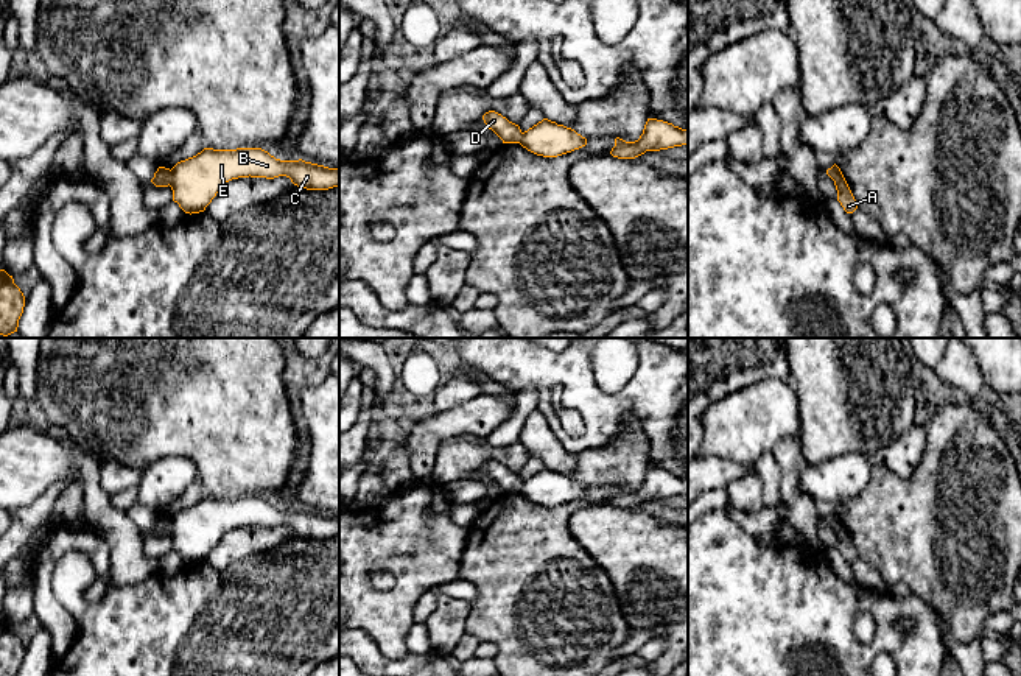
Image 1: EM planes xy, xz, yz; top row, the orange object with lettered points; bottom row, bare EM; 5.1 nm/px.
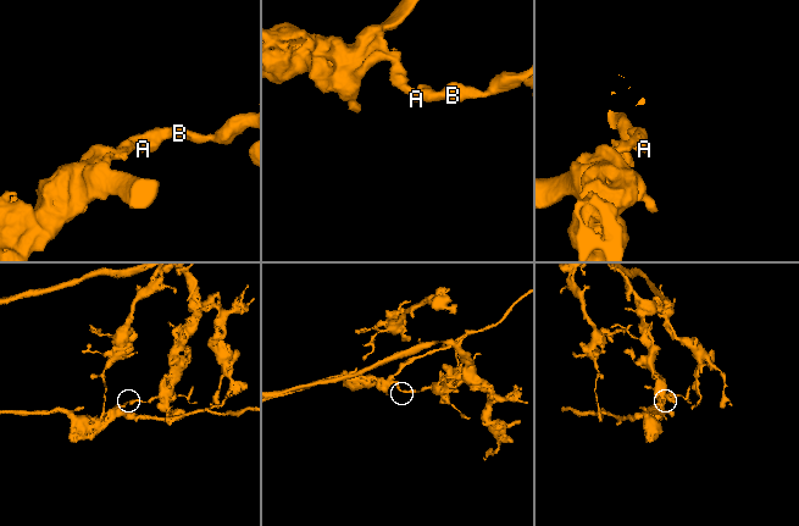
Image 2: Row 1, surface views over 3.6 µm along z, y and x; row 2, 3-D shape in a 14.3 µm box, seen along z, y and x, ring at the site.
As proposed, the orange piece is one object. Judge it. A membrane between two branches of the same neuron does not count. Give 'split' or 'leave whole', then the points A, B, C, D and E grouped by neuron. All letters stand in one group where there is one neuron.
split | A B C E / D

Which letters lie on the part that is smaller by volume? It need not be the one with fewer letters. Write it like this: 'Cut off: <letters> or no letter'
Cut off: D

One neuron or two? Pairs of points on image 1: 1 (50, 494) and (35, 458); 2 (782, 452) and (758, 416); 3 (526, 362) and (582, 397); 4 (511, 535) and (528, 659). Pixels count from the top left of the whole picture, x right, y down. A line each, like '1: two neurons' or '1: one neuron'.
1: two neurons
2: two neurons
3: one neuron
4: one neuron

